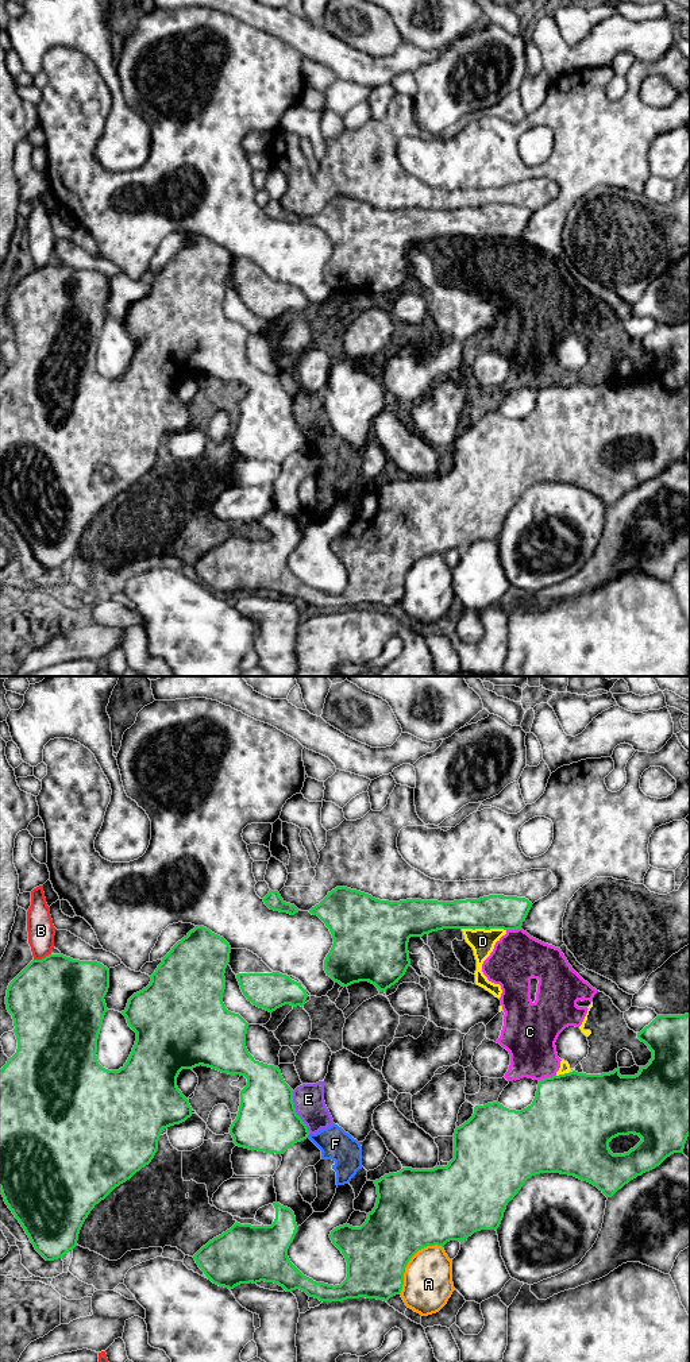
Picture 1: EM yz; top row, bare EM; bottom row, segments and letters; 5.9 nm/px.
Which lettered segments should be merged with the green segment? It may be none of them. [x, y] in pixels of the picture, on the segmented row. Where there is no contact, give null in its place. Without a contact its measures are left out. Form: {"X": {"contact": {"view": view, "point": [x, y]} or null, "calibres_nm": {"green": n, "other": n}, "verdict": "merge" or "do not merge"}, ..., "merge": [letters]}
{"A": {"contact": {"view": "yz", "point": [409, 1260]}, "calibres_nm": {"green": 400, "other": 280}, "verdict": "do not merge"}, "B": {"contact": {"view": "yz", "point": [42, 959]}, "calibres_nm": {"green": 500, "other": 160}, "verdict": "do not merge"}, "C": {"contact": {"view": "yz", "point": [547, 1077]}, "calibres_nm": {"green": 460, "other": 300}, "verdict": "do not merge"}, "D": {"contact": {"view": "yz", "point": [484, 928]}, "calibres_nm": {"green": 200, "other": 150}, "verdict": "do not merge"}, "E": {"contact": {"view": "yz", "point": [296, 1112]}, "calibres_nm": {"green": 360, "other": 180}, "verdict": "do not merge"}, "F": {"contact": {"view": "yz", "point": [308, 1134]}, "calibres_nm": {"green": 340, "other": 190}, "verdict": "do not merge"}, "merge": []}

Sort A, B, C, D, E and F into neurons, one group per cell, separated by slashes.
A / B / C D E F

